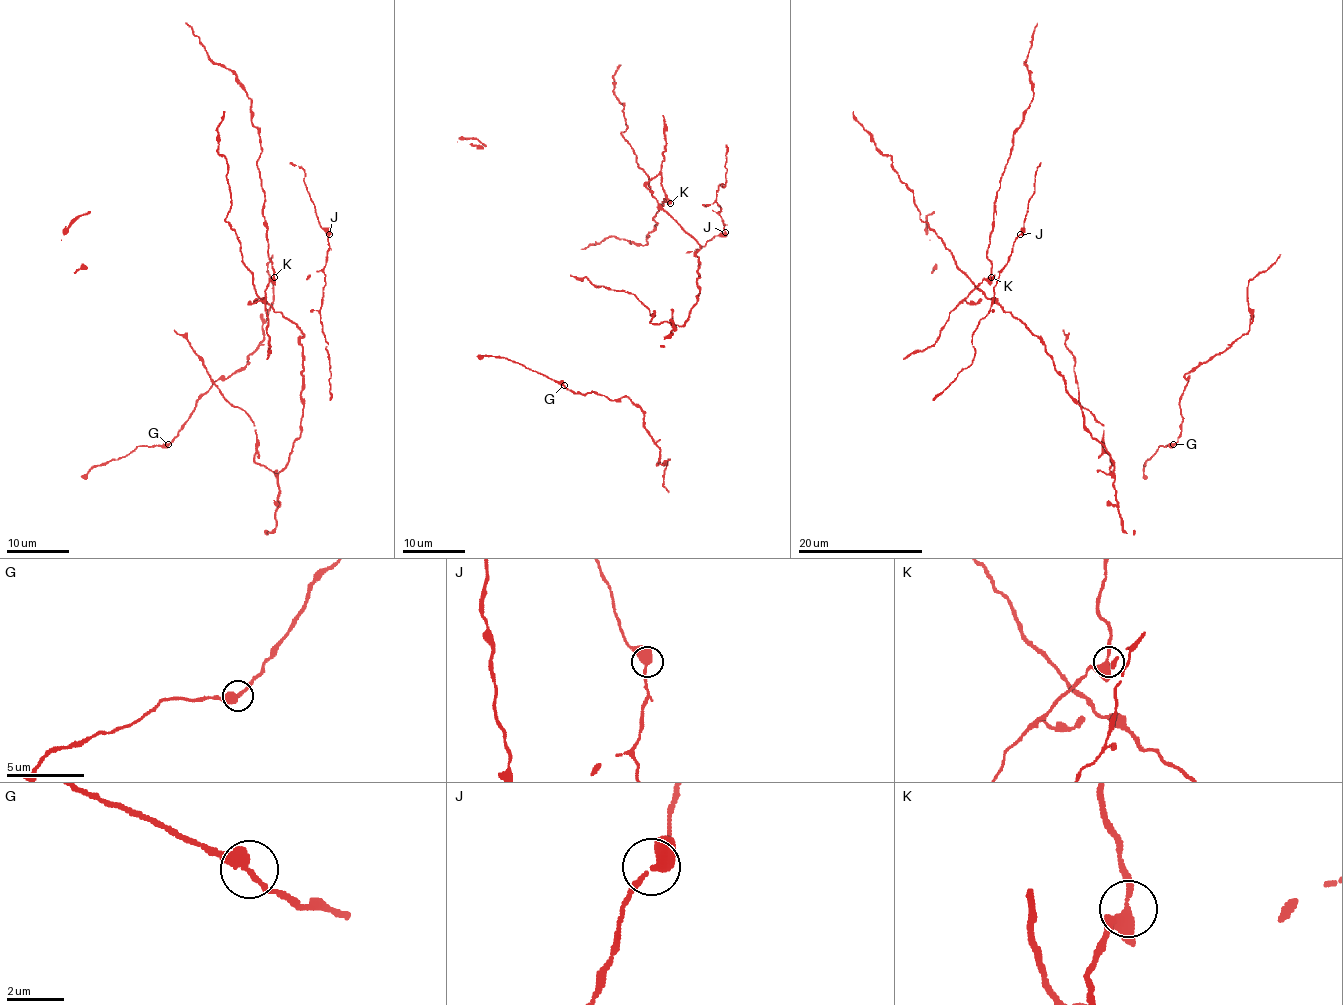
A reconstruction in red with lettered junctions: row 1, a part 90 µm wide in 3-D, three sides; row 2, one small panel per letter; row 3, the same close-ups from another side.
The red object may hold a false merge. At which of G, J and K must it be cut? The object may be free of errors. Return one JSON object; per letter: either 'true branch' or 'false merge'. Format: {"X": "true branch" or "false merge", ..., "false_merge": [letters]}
{"G": "true branch", "J": "true branch", "K": "true branch", "false_merge": []}

